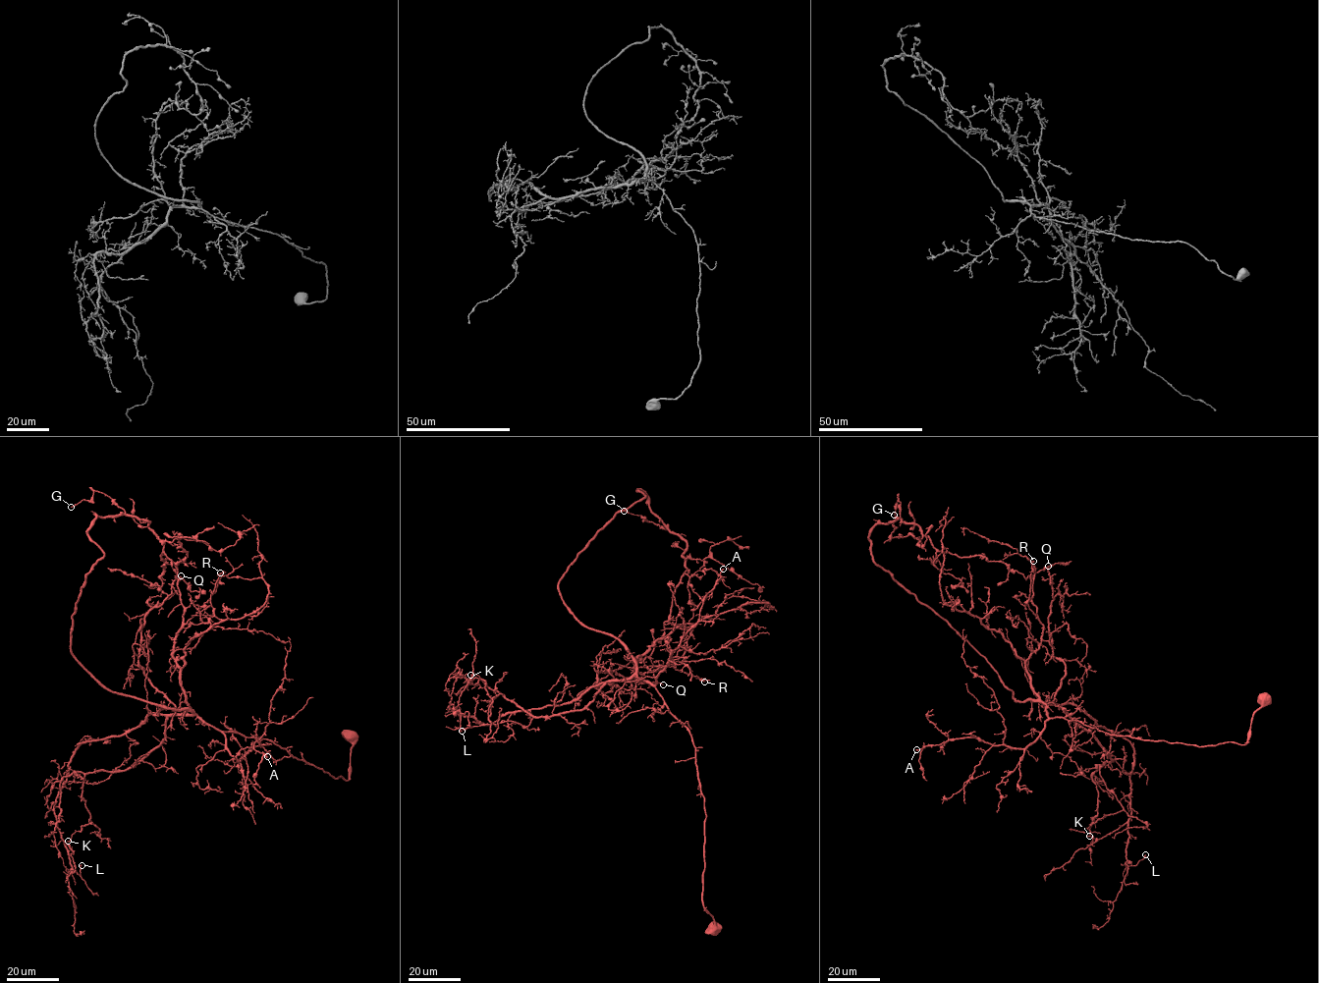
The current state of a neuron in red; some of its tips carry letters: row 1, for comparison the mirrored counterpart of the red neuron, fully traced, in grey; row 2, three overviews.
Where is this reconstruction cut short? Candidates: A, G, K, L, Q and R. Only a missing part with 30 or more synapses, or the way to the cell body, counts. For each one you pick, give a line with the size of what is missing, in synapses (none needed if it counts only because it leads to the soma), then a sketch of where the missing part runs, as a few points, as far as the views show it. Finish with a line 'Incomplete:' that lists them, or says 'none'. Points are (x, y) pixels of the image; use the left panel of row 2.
Incomplete: none

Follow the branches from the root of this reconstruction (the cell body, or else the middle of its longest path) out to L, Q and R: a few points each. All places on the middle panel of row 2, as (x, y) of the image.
L: (713, 928), (695, 749), (651, 683), (608, 680), (488, 724), (456, 710), (462, 731)
Q: (713, 928), (702, 900), (706, 813), (692, 737), (651, 683), (630, 676), (598, 685), (597, 673), (663, 684)
R: (713, 928), (702, 900), (706, 813), (695, 749), (637, 676), (636, 659), (641, 674), (672, 666), (704, 682)

